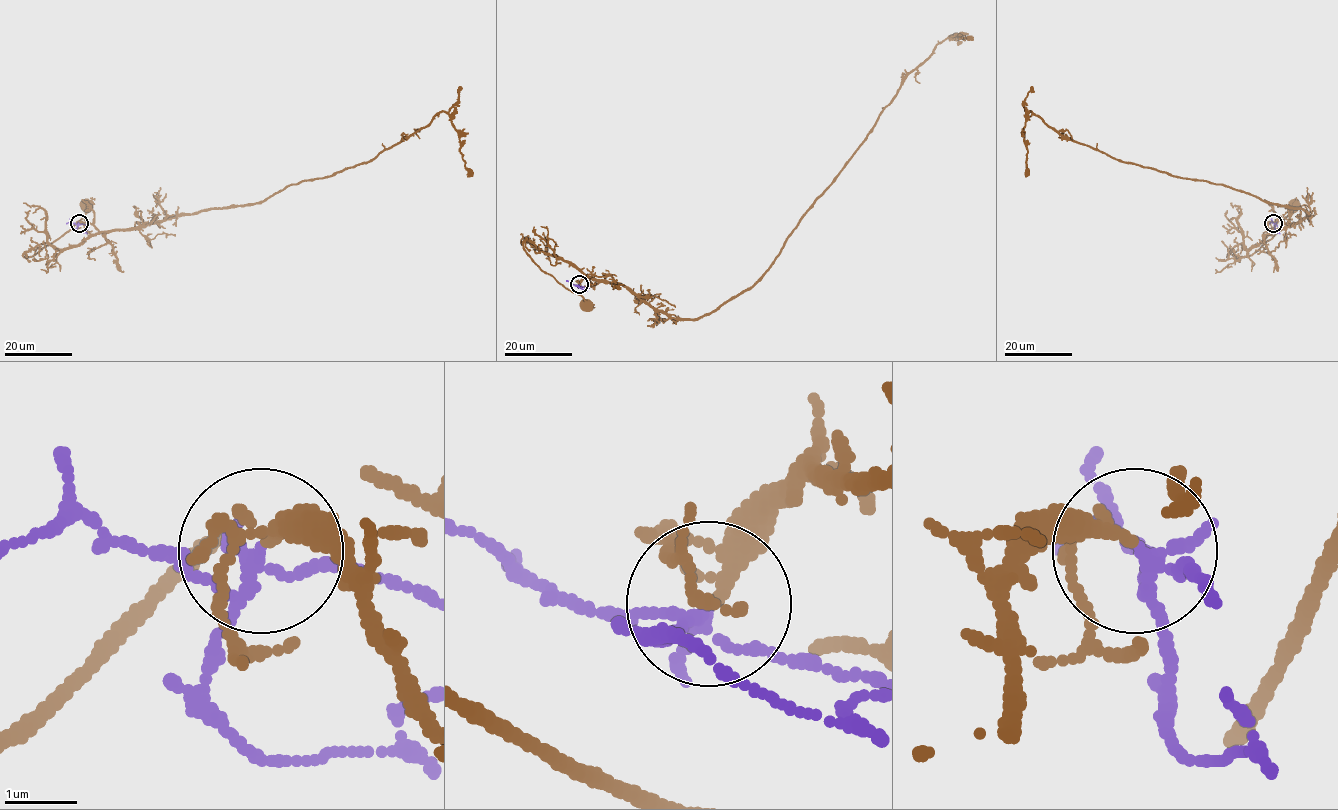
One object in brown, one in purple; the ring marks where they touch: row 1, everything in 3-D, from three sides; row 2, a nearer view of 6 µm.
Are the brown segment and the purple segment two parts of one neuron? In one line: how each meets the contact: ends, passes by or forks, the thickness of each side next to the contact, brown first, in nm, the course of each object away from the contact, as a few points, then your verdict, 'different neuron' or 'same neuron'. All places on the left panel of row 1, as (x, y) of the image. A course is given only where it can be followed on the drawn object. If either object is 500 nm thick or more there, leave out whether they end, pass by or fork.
brown passes by; purple forks; calibres 170 and 130 nm; course brown (79, 222), (96, 234), (260, 203), (288, 185), (368, 162), (441, 111), (457, 132), (467, 177); course purple (79, 223), (76, 230), (79, 232), (88, 229); same neuron

